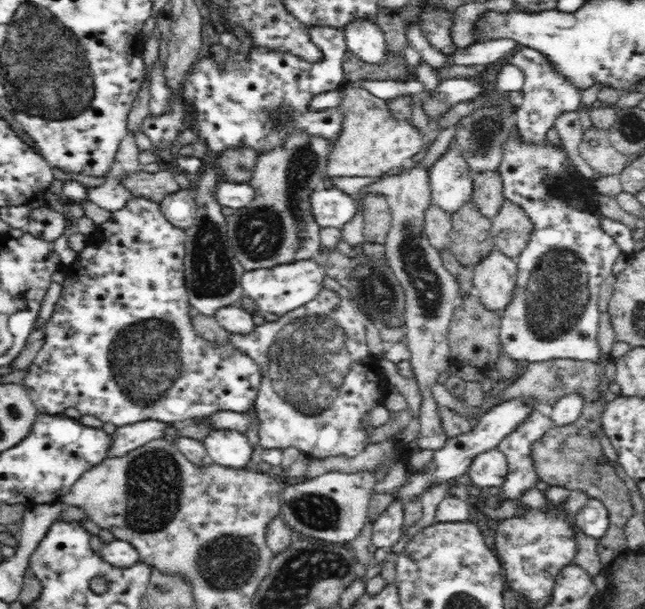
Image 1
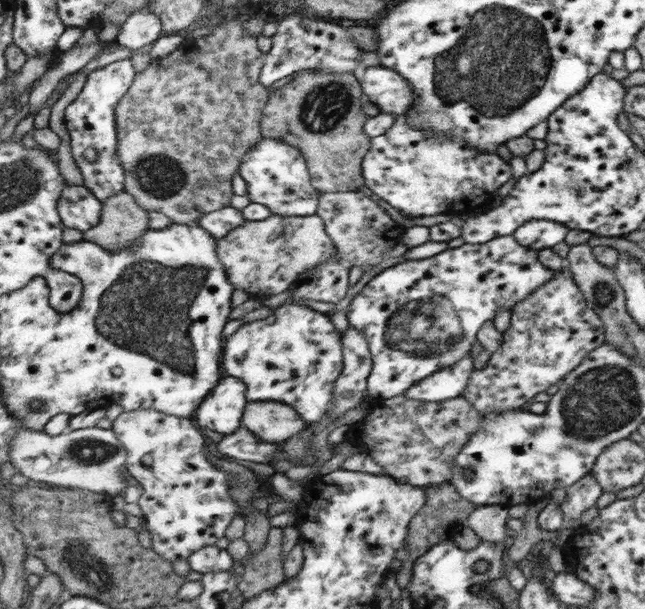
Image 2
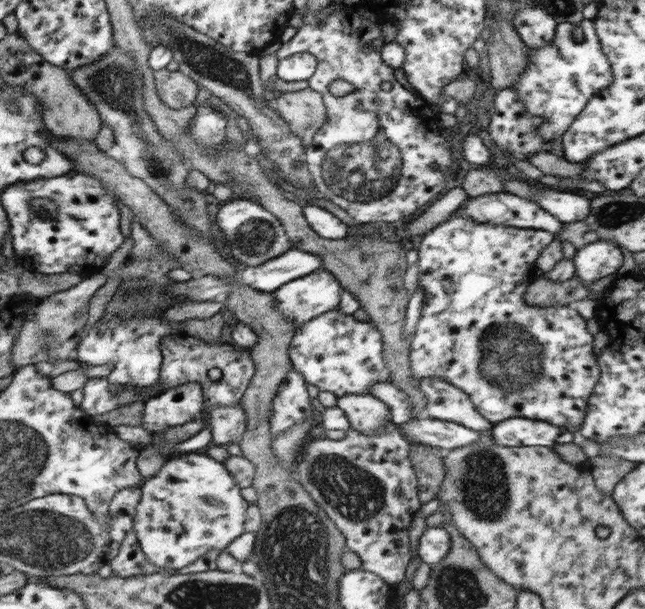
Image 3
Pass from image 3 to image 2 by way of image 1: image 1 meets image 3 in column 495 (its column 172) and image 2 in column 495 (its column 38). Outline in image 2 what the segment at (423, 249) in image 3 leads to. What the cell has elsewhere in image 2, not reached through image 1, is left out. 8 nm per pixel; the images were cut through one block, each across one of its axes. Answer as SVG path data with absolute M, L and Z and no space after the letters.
M568 267L510 311L510 326L502 333L504 342L486 366L471 372L460 397L470 400L481 414L505 412L525 406L539 392L570 375L588 355L606 342L607 330L592 310Z

